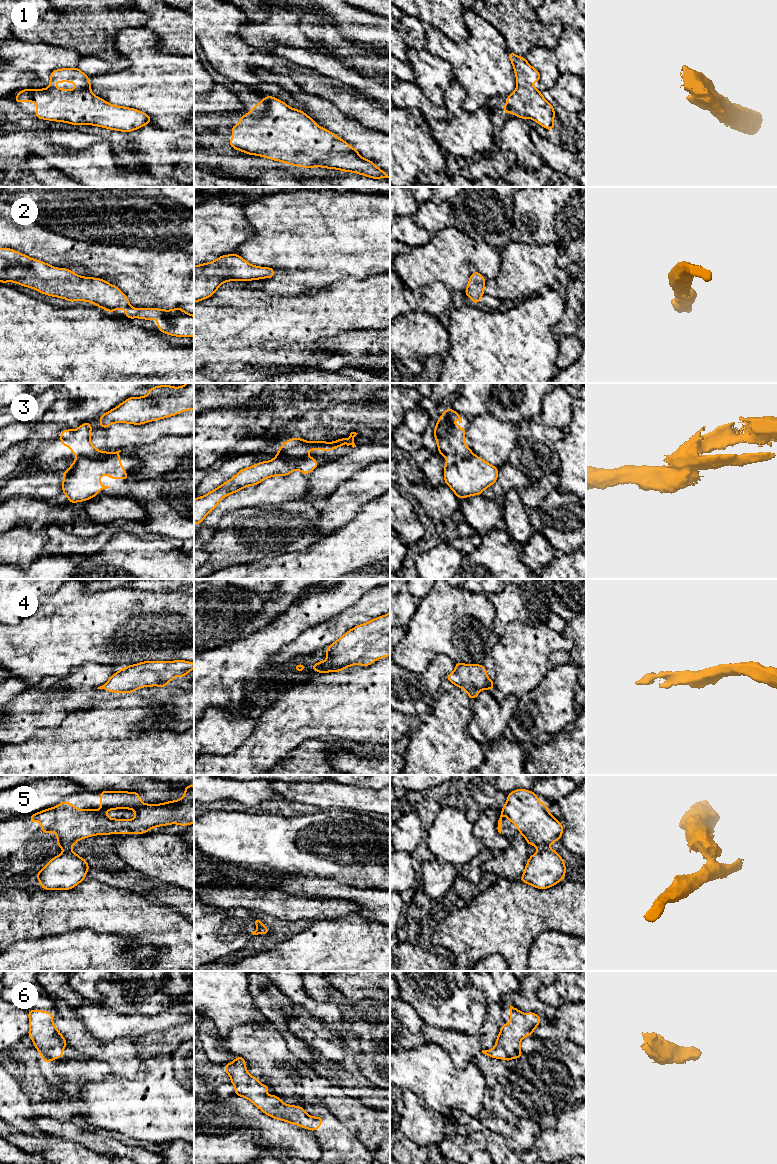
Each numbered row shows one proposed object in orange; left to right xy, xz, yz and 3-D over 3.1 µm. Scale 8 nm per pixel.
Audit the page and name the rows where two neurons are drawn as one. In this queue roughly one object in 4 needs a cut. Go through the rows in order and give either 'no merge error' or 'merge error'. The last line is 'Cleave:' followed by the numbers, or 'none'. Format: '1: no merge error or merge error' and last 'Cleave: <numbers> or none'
1: no merge error
2: no merge error
3: merge error
4: no merge error
5: merge error
6: no merge error
Cleave: 3, 5

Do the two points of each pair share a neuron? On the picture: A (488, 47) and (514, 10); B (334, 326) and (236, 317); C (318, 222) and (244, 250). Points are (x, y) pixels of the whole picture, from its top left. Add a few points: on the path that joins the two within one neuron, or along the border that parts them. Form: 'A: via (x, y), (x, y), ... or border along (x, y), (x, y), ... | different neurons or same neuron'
A: border along (481, 17), (488, 20), (503, 36), (508, 51) | different neurons
B: via (310, 321), (260, 321) | same neuron
C: via (301, 241), (292, 250), (263, 250) | same neuron

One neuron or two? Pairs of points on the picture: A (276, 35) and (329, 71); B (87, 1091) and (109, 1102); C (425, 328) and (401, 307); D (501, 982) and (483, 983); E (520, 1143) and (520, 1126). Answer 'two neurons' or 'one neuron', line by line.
A: two neurons
B: one neuron
C: two neurons
D: one neuron
E: one neuron

